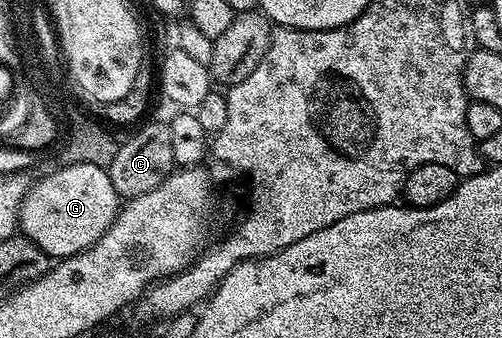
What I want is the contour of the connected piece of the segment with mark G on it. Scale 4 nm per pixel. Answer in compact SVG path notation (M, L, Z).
M70 164L57 166L56 171L44 175L33 182L20 203L18 227L27 238L42 248L53 260L68 259L71 255L82 253L90 245L97 243L106 233L108 226L116 220L116 213L122 206L121 196L116 194L107 170L92 164Z

